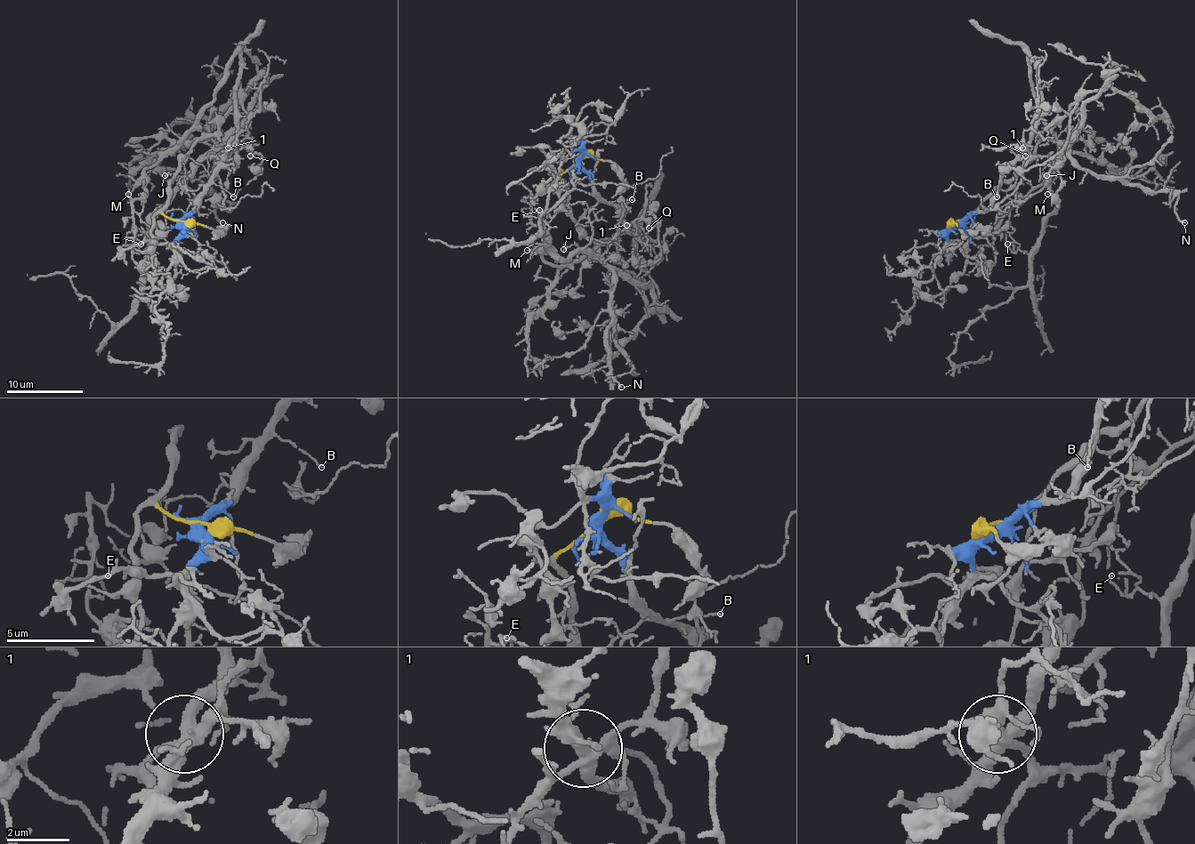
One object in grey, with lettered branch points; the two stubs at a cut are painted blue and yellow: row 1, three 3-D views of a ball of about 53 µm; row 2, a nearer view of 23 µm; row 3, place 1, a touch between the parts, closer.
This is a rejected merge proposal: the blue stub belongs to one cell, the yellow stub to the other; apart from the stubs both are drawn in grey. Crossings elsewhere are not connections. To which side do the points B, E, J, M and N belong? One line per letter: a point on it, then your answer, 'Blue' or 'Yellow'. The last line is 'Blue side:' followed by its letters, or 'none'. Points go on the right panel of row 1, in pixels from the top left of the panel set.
B: Place: (997, 196). Blue
E: Place: (1007, 244). Yellow
J: Place: (1046, 175). Yellow
M: Place: (1047, 194). Blue
N: Place: (1184, 222). Yellow
Blue side: B, M

